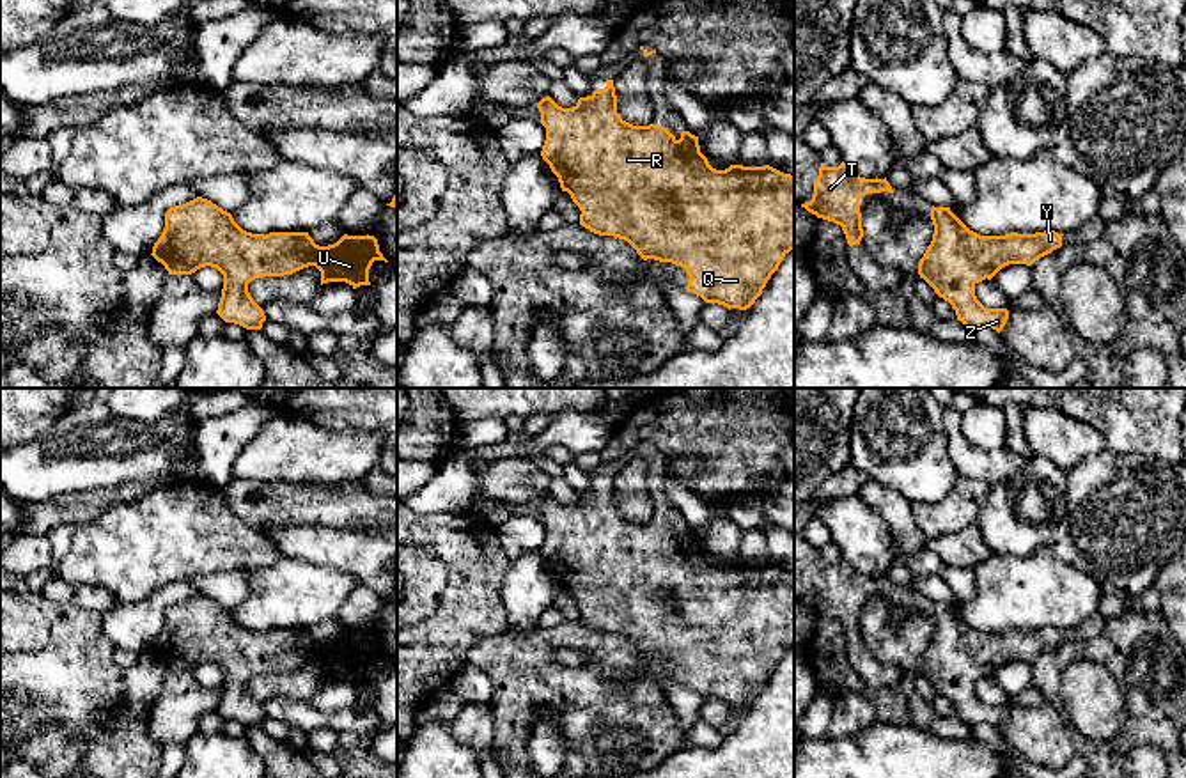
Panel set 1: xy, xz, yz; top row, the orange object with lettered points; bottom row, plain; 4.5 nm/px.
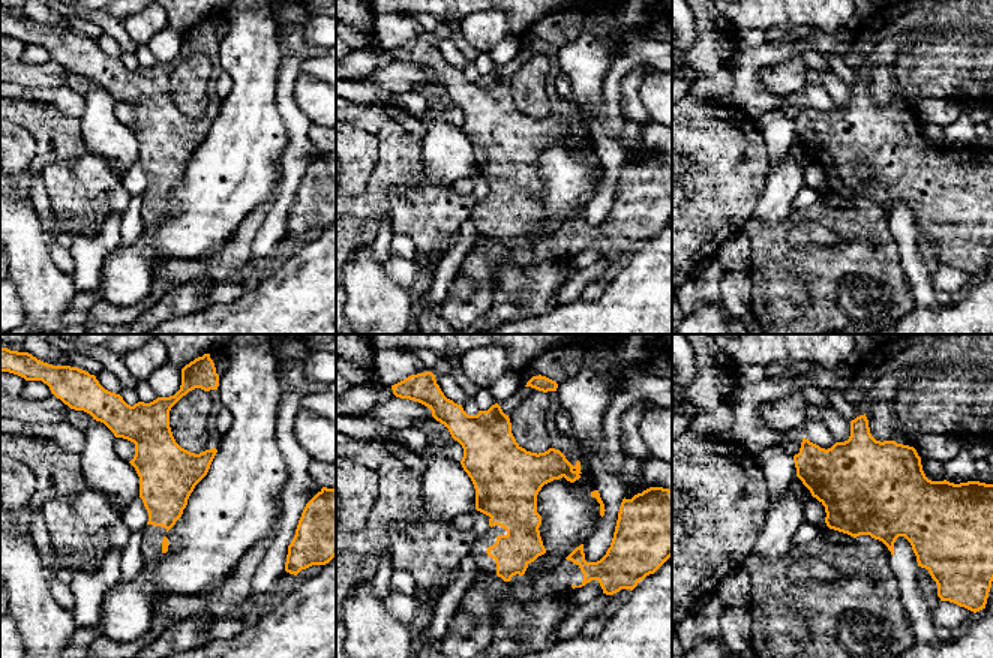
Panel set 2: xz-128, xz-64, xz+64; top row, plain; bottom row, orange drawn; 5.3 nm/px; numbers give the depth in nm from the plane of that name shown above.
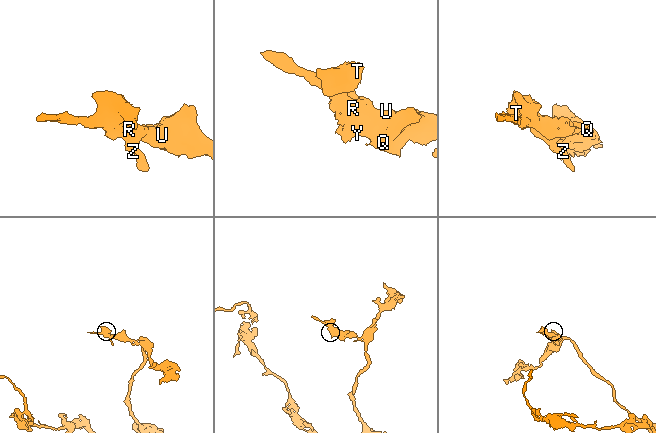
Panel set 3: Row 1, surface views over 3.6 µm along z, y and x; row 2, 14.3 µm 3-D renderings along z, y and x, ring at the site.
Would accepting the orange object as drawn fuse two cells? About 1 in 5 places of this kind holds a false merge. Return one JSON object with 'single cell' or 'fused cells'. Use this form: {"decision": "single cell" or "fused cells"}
{"decision": "single cell"}

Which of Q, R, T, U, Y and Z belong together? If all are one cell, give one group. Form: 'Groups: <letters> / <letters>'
Groups: Q R T U Y Z

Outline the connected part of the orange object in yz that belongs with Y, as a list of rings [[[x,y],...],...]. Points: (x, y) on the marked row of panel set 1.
[[[932,206],[931,220],[934,234],[918,262],[918,275],[952,305],[957,321],[970,330],[993,328],[1000,333],[1009,319],[1007,308],[986,308],[977,300],[979,282],[991,280],[1009,264],[1032,266],[1062,246],[1062,234],[1055,230],[980,236],[970,230],[950,207]]]

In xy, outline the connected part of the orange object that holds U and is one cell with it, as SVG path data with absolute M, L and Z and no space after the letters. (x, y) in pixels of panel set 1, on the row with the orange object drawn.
M197 197L165 213L165 229L151 253L168 275L191 275L211 266L223 275L216 314L225 323L261 330L266 315L248 292L248 284L262 276L293 275L316 266L321 285L346 282L353 289L371 285L374 261L388 262L374 236L347 236L319 246L308 232L252 234L230 213Z

